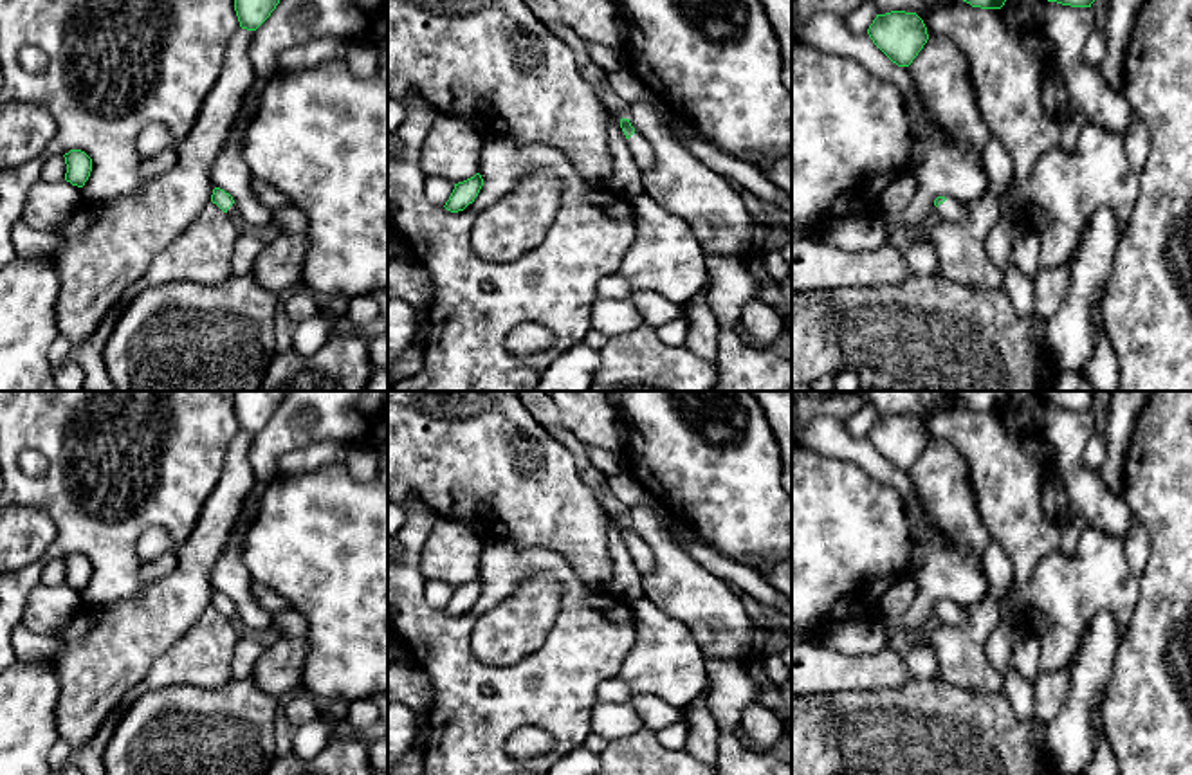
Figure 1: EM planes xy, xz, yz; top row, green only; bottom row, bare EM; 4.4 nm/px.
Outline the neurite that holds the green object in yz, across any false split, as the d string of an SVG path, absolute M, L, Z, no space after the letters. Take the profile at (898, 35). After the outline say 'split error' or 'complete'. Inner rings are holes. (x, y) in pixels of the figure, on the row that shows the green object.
M905 11L876 14L867 34L898 67L909 67L929 40L923 20Z; complete

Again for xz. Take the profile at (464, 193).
M480 173L463 182L454 184L454 189L444 207L451 213L463 211L469 204L474 202L481 186L483 178Z; complete

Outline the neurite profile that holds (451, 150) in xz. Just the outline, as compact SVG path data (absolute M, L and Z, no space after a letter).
M438 115L422 144L420 168L426 177L463 182L480 173L485 137L462 121Z

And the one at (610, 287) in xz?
M617 272L597 281L597 299L624 299L629 296L629 285Z

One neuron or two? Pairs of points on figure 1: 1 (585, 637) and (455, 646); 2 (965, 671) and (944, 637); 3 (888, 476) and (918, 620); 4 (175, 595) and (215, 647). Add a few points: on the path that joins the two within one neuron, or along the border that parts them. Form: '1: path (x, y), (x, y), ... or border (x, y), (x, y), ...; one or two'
1: path (552, 669), (547, 674), (531, 676), (484, 674); one
2: path (963, 662), (953, 646); one
3: path (913, 509), (927, 541), (927, 584); one
4: border (210, 604), (165, 651); two

